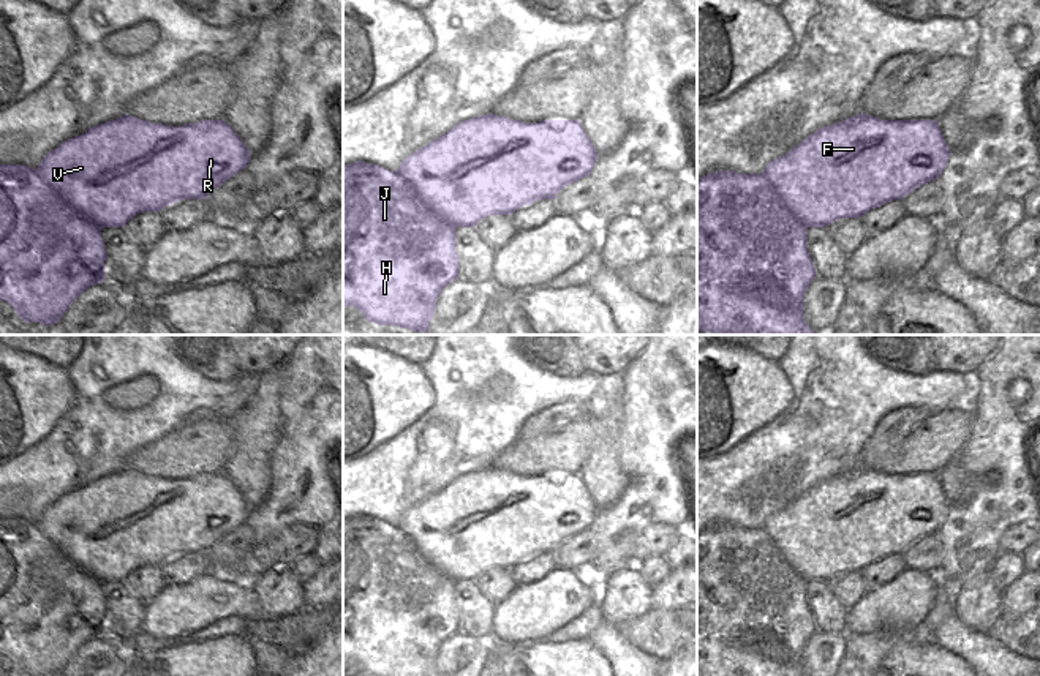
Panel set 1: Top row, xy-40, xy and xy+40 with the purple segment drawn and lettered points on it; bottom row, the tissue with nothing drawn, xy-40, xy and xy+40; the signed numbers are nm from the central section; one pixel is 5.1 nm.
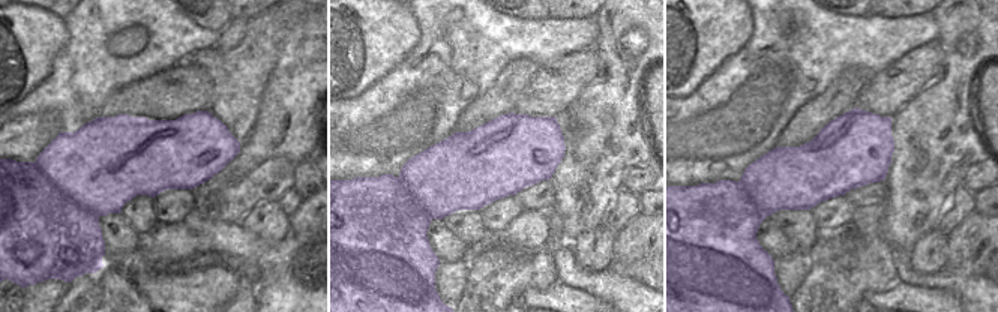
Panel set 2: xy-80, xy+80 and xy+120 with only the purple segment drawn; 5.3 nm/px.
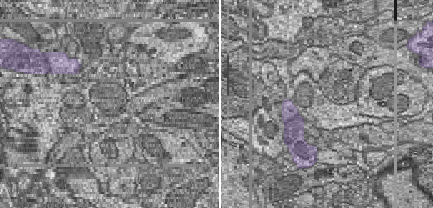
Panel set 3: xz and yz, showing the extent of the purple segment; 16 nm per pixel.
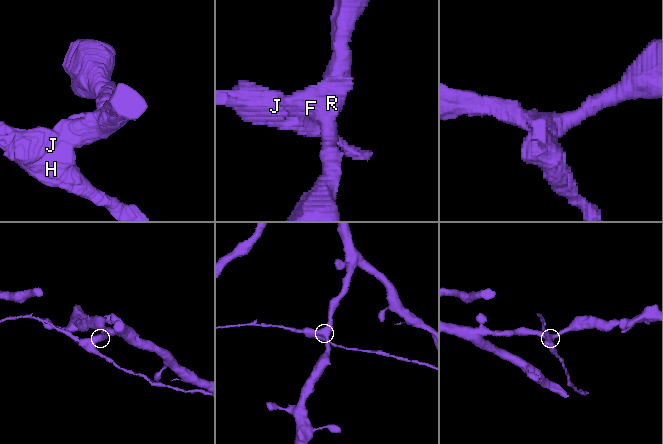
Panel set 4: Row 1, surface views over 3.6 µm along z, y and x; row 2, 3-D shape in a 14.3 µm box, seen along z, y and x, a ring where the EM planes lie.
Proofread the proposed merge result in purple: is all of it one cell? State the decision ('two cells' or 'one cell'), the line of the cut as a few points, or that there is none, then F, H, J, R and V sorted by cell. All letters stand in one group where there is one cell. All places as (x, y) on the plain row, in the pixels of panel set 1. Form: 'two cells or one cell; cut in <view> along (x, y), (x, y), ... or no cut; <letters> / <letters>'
two cells; cut in xy-40 along (33, 523), (75, 564), (100, 582); F R V / H J

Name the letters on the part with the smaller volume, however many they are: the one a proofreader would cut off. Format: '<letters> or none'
H, J

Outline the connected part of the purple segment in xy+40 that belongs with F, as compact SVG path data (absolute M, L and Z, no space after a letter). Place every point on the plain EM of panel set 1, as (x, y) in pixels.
M857 468L817 483L770 515L762 529L797 575L806 581L825 581L839 572L860 572L936 534L950 507L936 474L880 474Z

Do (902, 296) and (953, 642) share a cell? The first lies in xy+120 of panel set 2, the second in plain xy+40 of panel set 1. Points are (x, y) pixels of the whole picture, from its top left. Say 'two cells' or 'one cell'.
two cells

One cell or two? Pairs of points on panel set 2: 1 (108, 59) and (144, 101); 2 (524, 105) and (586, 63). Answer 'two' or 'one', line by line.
1: two
2: one

